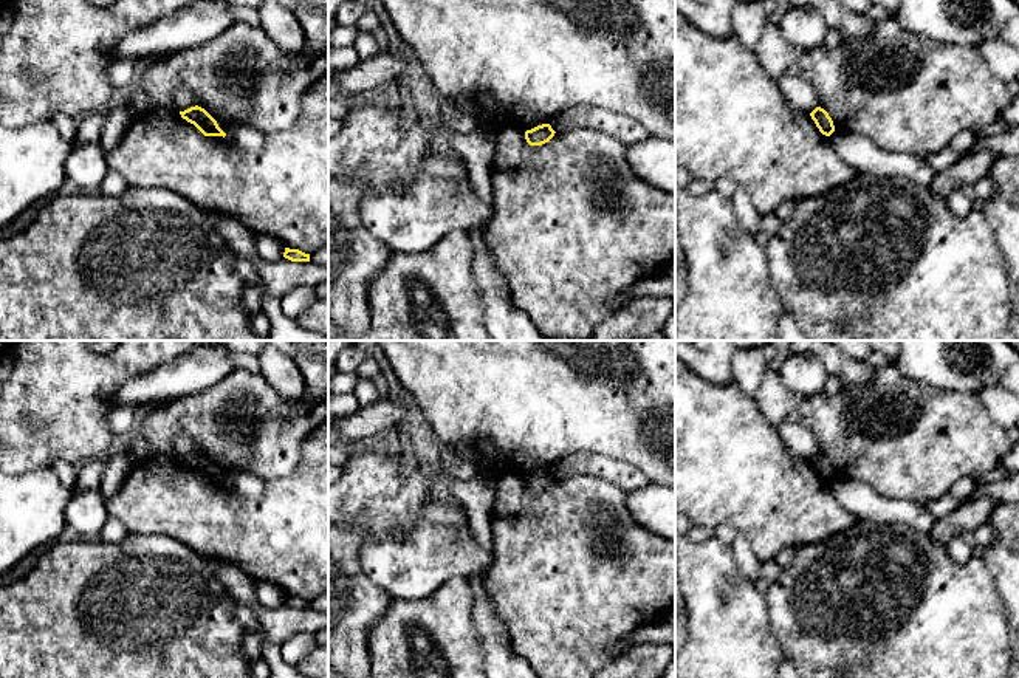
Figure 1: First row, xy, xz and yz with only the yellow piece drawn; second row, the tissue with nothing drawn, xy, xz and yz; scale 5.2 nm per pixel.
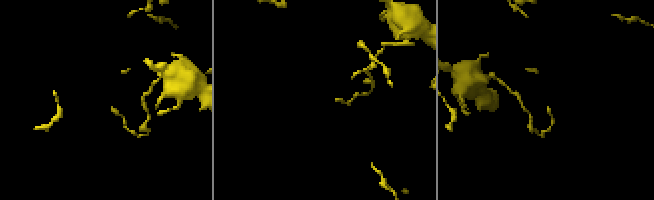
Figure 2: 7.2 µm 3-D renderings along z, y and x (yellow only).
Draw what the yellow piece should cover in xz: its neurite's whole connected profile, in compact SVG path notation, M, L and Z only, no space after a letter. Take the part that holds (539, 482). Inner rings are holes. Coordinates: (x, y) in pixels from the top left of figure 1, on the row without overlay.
M550 471L537 472L525 478L525 486L530 492L542 492L554 483L554 477Z

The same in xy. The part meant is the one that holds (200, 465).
M195 452L180 458L181 464L194 471L204 483L226 483L217 467L201 454Z

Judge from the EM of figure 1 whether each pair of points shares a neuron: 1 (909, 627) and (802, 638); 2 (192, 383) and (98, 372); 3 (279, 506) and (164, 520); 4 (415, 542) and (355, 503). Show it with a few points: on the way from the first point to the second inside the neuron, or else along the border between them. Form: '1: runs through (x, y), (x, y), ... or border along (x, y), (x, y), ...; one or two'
1: runs through (883, 627), (829, 627); one
2: border along (171, 362), (130, 378), (109, 400); two
3: runs through (251, 519), (192, 519); one
4: runs through (404, 530), (378, 503), (372, 503); one

